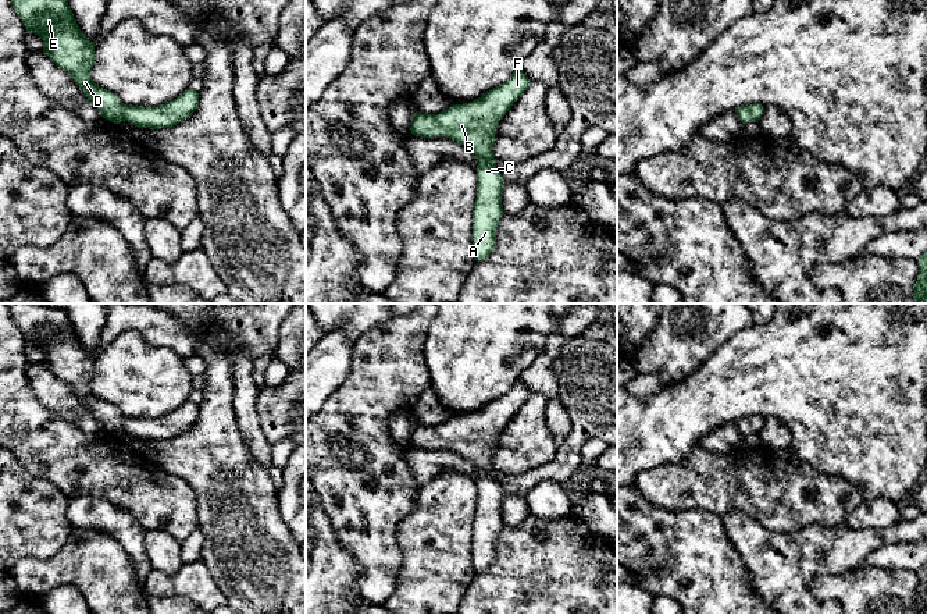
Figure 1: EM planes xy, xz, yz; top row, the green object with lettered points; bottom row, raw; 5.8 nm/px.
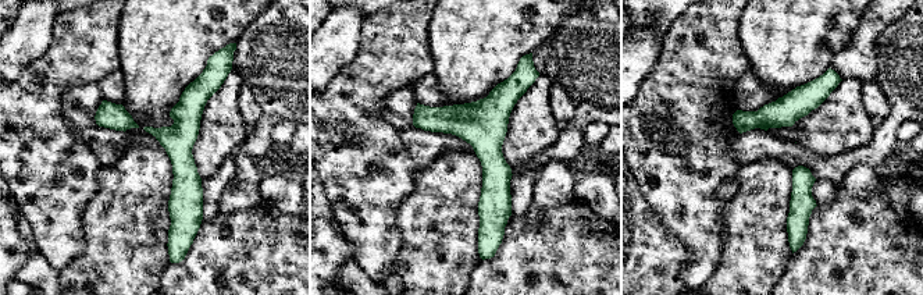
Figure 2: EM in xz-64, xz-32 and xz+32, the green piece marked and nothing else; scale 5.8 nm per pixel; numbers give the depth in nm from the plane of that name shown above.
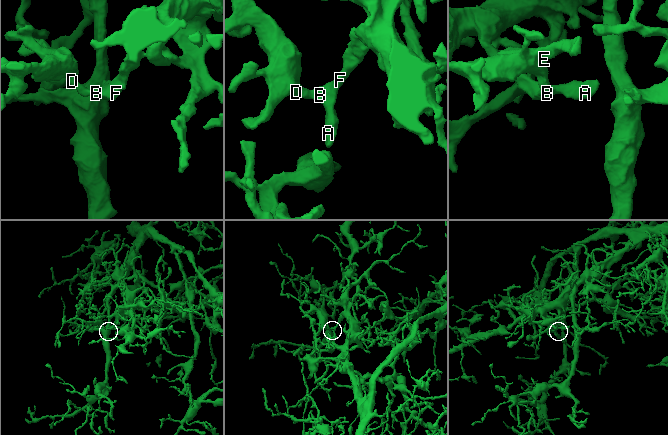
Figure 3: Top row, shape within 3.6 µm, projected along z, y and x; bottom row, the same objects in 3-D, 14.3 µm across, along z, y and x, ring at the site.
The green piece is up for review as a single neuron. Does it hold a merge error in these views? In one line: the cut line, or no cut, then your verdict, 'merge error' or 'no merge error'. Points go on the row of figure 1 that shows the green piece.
no cut; no merge error

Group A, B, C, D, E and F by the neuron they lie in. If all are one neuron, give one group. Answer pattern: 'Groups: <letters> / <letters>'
Groups: A B C D E F

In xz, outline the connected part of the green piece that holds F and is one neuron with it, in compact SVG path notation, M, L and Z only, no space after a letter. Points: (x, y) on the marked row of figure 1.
M516 68L502 85L481 97L453 104L441 114L414 113L410 131L421 138L446 136L473 150L477 166L477 198L473 216L473 252L477 262L485 260L495 248L496 228L503 211L500 171L492 152L499 121L528 89L531 81Z

